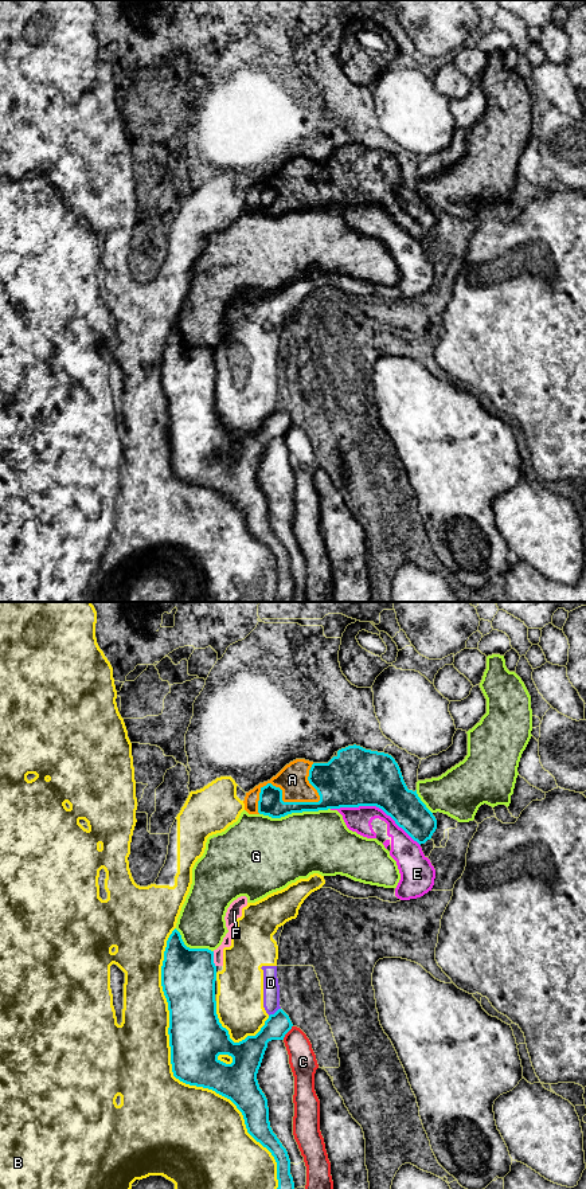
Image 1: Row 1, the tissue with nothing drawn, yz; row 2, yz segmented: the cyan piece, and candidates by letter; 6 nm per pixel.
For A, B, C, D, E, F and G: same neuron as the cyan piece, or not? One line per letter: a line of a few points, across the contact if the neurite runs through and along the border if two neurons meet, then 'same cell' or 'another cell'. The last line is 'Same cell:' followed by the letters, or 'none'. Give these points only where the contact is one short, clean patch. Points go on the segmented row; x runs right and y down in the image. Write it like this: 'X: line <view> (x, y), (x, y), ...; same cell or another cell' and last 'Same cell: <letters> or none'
A: same cell
B: another cell
C: another cell
D: another cell
E: another cell
F: another cell
G: another cell
Same cell: A

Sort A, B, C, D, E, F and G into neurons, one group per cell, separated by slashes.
A / B D E F / C / G

